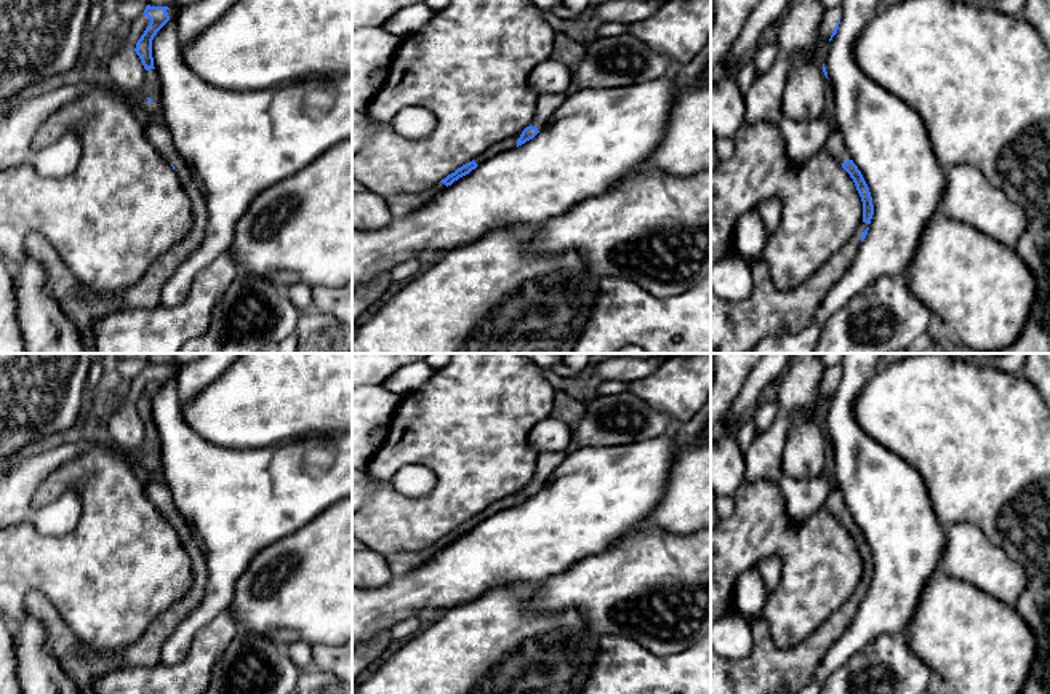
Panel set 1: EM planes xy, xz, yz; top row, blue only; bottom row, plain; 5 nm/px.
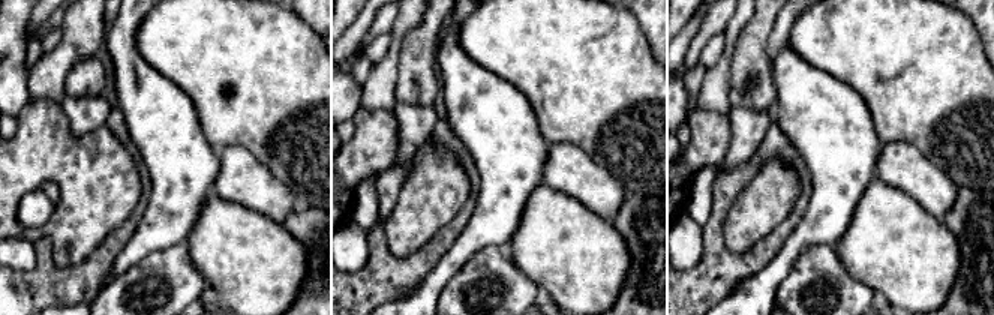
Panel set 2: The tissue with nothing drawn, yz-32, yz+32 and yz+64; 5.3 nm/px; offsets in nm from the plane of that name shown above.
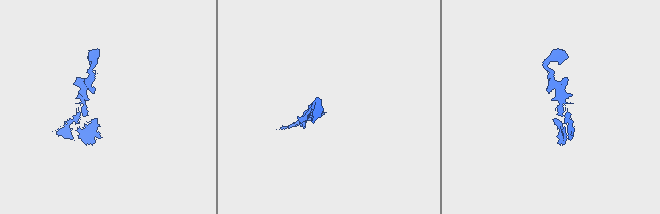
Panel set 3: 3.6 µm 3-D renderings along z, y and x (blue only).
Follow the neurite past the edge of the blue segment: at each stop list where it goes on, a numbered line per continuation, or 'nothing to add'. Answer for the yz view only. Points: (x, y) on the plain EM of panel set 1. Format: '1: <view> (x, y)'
1: yz (769, 669)

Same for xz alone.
1: xz (508, 502)

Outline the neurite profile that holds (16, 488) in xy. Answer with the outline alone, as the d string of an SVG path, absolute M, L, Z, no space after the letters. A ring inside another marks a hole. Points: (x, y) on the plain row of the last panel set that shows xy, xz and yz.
M93 440L72 441L34 457L21 457L0 480L0 531L30 520L30 499L59 465L83 456Z

